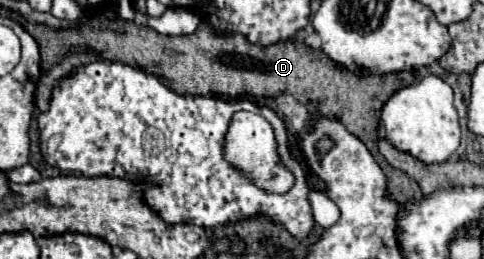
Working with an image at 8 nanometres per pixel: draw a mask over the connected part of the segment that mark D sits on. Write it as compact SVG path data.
M91 17L85 19L79 29L59 29L59 31L51 31L45 25L27 23L25 19L19 21L35 37L41 51L41 67L45 71L55 63L59 63L67 55L67 51L79 53L85 49L109 61L113 59L127 61L147 73L159 75L161 79L167 73L167 87L183 95L211 93L211 95L227 95L233 99L243 95L261 99L261 97L279 97L283 93L291 93L311 111L321 111L327 117L339 119L347 131L357 135L367 145L375 161L385 171L389 183L389 195L395 201L409 203L409 201L421 201L423 197L419 185L413 179L409 179L403 171L393 169L377 151L377 141L379 141L377 129L381 119L379 117L381 107L389 101L389 97L395 91L415 83L415 75L411 71L389 73L389 75L355 75L345 67L335 65L323 51L313 51L311 47L305 47L303 41L291 39L271 47L259 47L259 45L251 45L243 35L215 33L207 23L203 23L191 35L167 37L153 31L151 27L135 25L133 21L105 19L105 17L103 17L103 25L101 19Z

